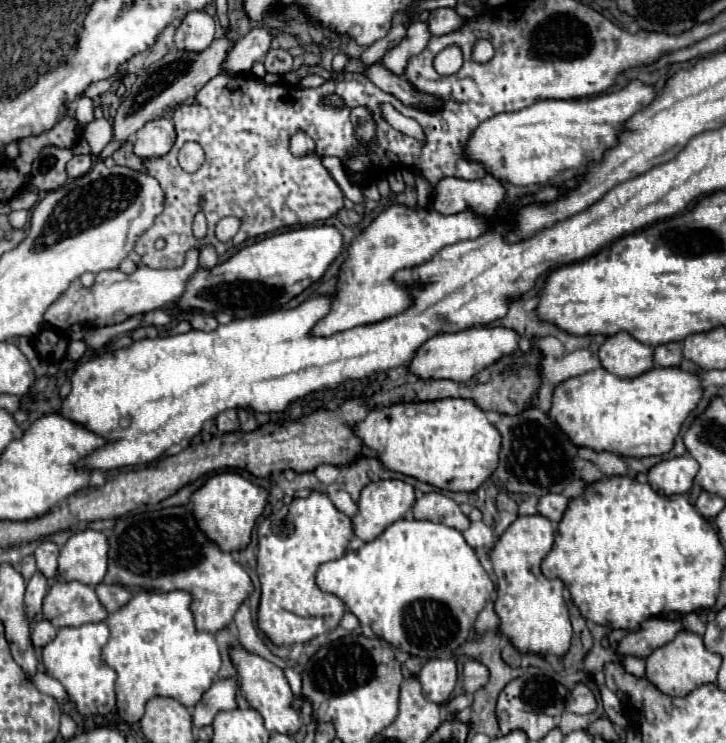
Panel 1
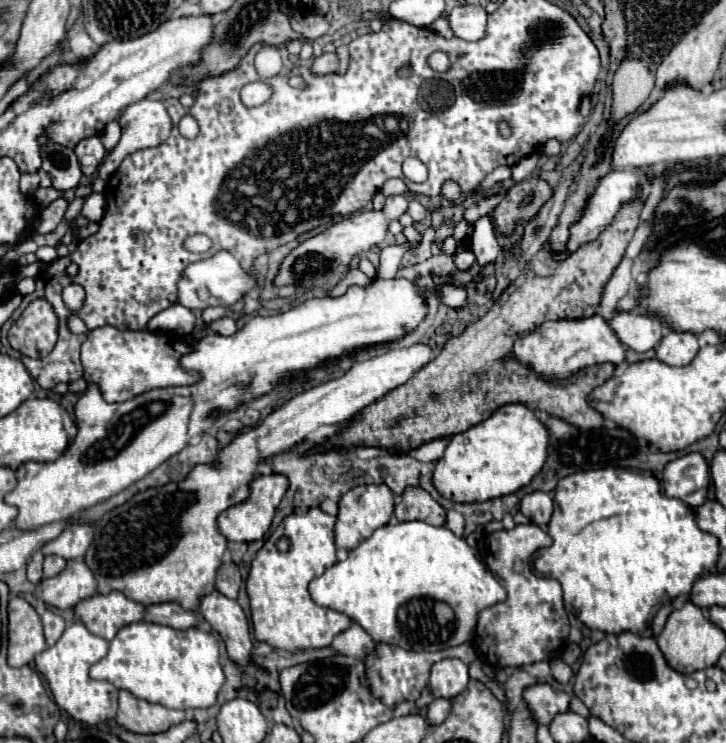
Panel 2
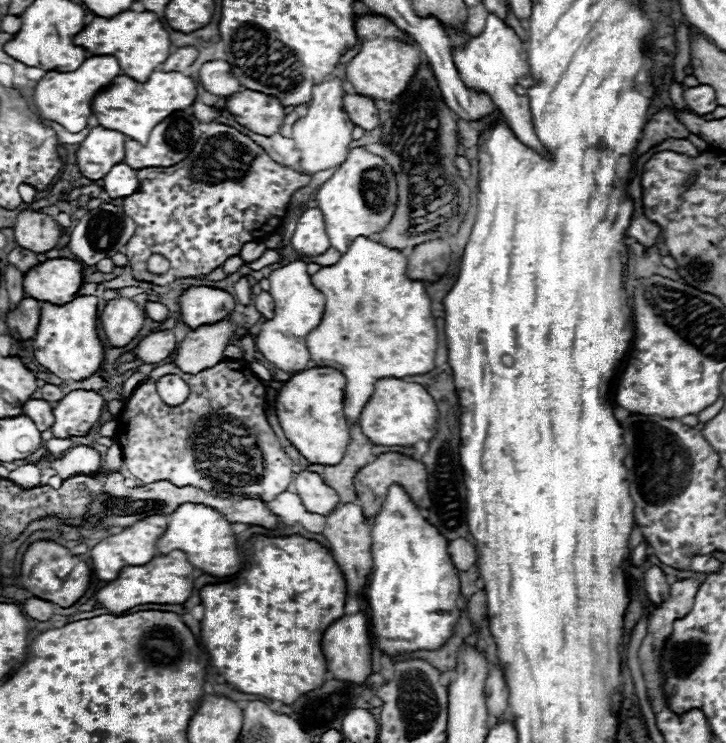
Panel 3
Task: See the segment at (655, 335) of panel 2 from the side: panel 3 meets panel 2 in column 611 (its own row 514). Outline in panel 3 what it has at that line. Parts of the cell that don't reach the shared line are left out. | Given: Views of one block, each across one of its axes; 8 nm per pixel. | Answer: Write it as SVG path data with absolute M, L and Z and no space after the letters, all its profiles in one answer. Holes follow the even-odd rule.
M302 470L294 474L294 486L296 486L296 494L302 498L302 504L306 506L308 512L326 516L340 502L338 494L332 488L328 488L316 472Z

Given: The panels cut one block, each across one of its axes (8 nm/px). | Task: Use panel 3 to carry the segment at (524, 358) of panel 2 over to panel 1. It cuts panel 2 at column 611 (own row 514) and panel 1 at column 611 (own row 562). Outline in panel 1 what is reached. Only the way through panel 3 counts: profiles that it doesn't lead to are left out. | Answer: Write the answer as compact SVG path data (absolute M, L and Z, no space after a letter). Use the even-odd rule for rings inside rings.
M618 332L606 338L606 342L598 350L602 366L608 372L626 378L634 378L648 372L654 366L652 354L652 346L634 340L626 332Z

